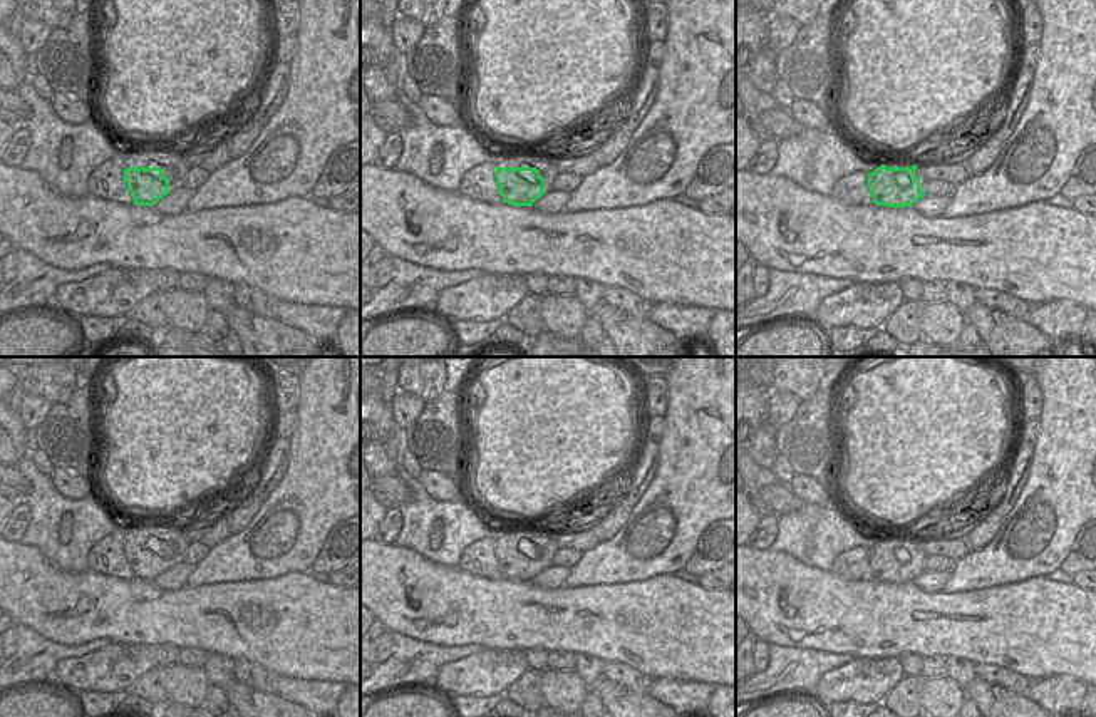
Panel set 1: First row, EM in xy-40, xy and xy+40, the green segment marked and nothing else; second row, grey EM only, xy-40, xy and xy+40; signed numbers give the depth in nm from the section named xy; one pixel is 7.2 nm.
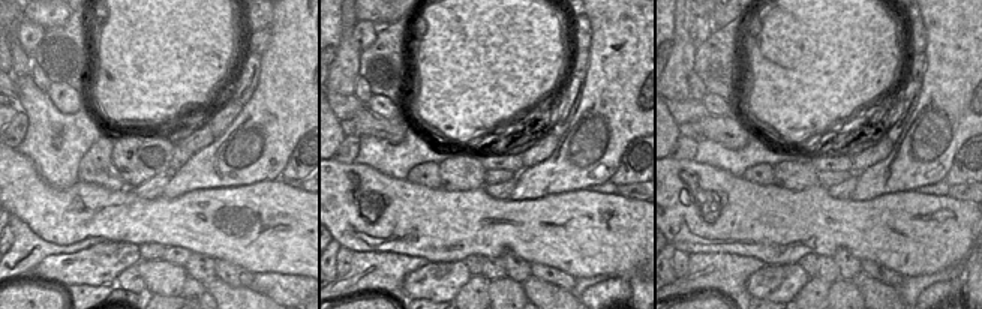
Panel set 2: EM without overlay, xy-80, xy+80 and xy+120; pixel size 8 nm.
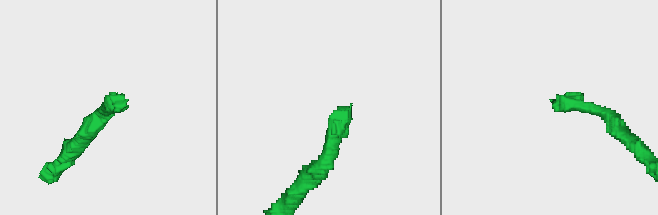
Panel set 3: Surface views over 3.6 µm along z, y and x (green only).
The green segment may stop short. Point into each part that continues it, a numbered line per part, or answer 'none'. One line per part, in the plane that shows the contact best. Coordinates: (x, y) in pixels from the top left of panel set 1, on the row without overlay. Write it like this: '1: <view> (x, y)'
none

